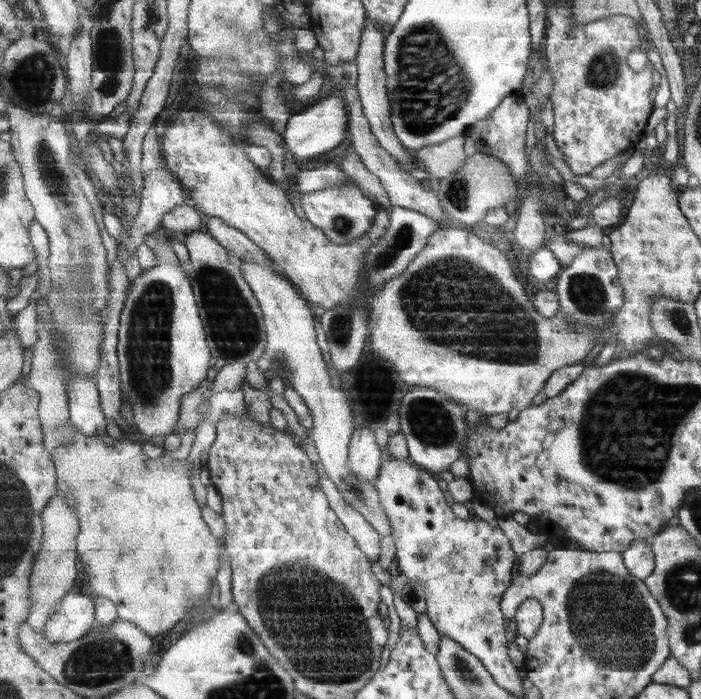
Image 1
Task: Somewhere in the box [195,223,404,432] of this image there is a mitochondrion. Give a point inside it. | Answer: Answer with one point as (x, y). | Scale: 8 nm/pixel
(341, 325)

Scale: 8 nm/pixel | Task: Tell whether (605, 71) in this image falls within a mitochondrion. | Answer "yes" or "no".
yes

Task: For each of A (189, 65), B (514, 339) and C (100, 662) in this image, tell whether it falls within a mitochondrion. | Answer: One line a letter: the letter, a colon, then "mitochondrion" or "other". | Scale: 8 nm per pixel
A: other
B: mitochondrion
C: mitochondrion

